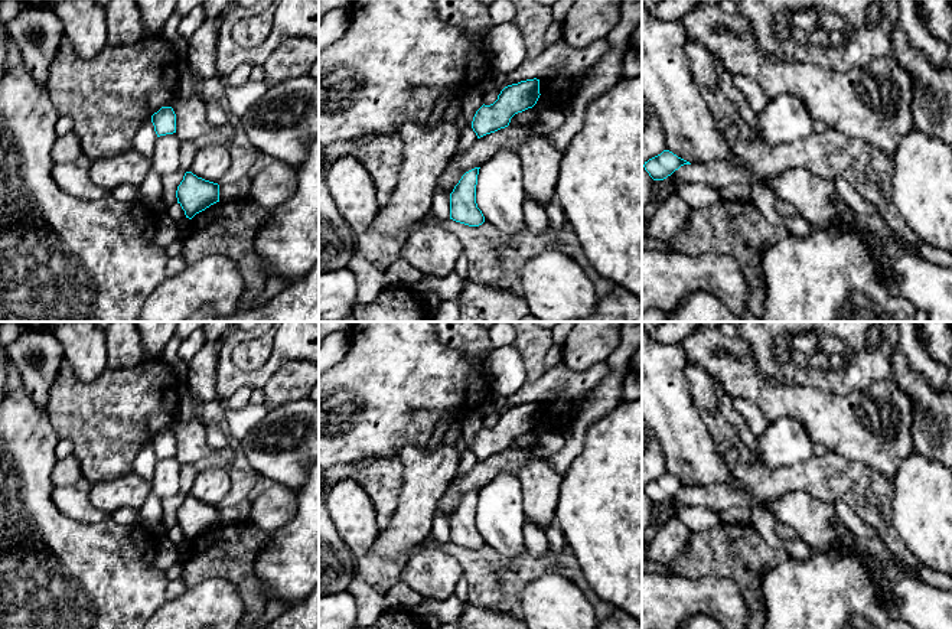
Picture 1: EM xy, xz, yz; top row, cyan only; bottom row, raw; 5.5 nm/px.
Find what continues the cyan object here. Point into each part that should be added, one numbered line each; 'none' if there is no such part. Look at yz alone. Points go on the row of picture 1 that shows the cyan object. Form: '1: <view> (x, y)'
none

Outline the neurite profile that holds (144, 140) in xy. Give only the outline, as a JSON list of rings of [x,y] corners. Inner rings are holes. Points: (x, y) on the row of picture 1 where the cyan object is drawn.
[[[151,118],[140,126],[134,136],[133,149],[141,153],[146,157],[153,157],[157,134]]]

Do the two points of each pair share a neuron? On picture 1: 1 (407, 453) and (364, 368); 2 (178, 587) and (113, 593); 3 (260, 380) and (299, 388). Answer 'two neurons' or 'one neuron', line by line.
1: two neurons
2: two neurons
3: two neurons

